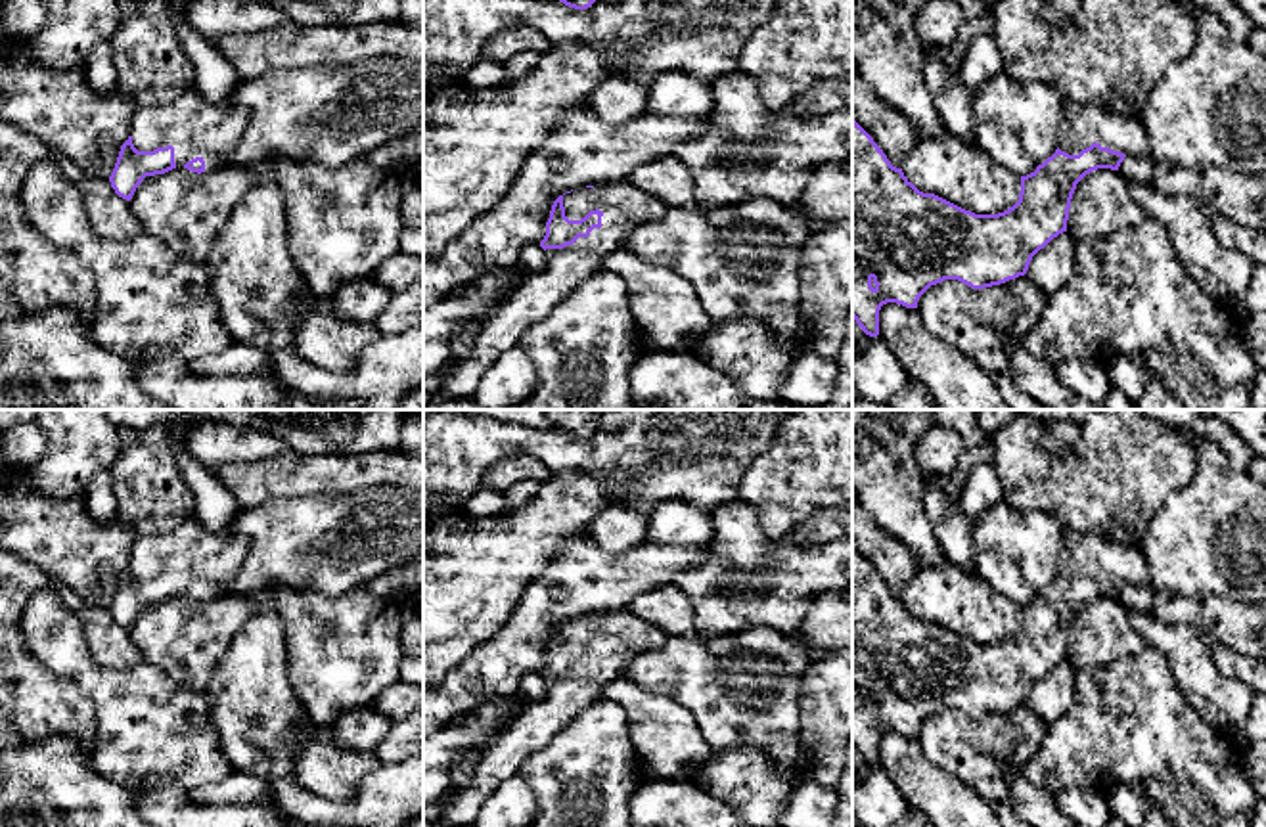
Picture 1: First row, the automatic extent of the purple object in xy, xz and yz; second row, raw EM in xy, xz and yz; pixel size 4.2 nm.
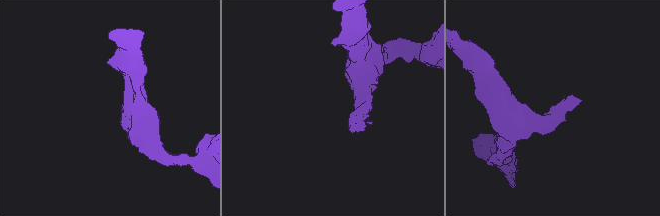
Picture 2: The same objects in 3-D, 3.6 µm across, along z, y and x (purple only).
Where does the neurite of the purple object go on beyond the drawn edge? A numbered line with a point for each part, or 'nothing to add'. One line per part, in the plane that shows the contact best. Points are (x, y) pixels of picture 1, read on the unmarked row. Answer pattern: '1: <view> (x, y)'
1: xz (625, 636)

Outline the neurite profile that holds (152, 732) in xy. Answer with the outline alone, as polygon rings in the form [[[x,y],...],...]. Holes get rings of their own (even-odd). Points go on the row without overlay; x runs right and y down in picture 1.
[[[44,588],[29,599],[21,616],[21,636],[44,668],[69,680],[94,701],[92,766],[109,781],[140,796],[169,785],[199,789],[220,783],[234,771],[209,724],[209,701],[147,662],[130,668],[96,664],[82,624],[63,605],[57,588]]]

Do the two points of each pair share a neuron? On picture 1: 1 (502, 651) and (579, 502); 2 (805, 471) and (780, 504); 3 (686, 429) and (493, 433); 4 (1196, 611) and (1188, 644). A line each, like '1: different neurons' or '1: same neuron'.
1: different neurons
2: same neuron
3: same neuron
4: different neurons

